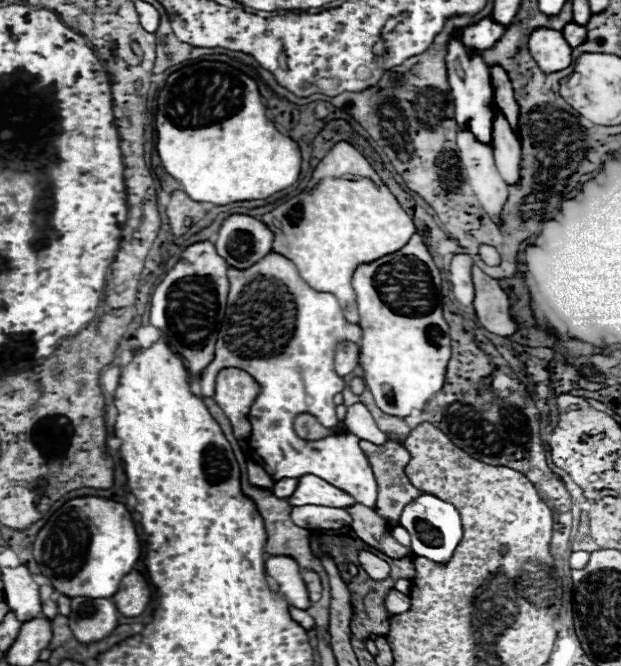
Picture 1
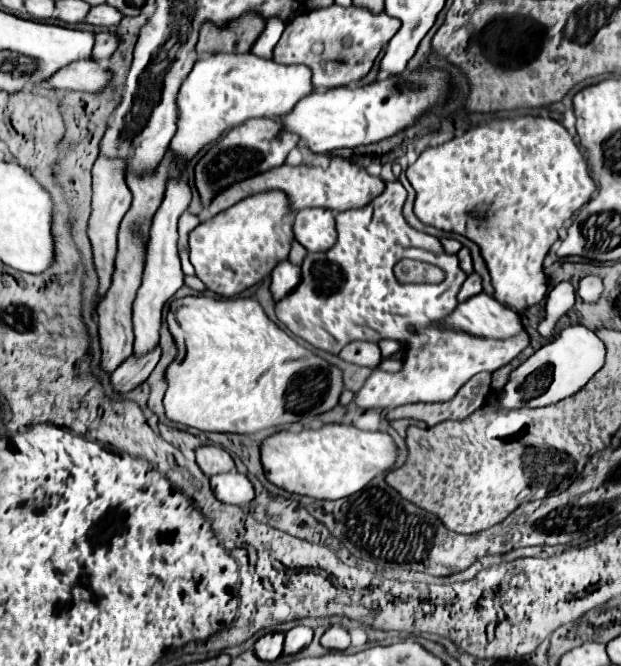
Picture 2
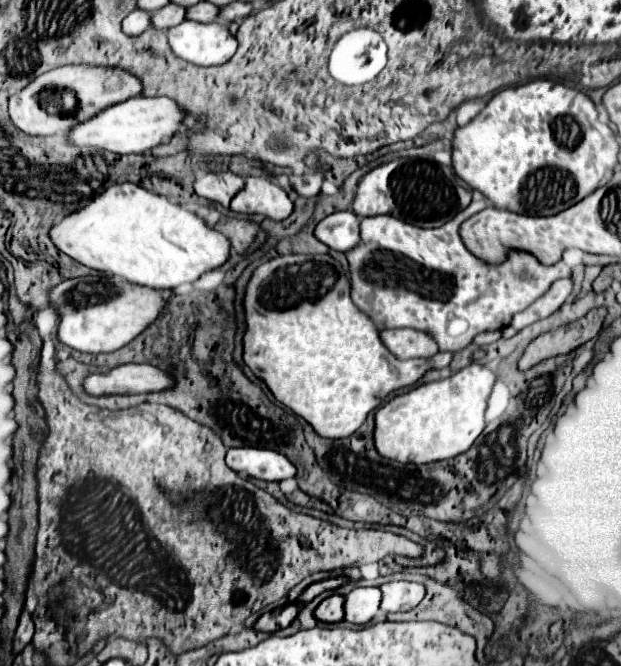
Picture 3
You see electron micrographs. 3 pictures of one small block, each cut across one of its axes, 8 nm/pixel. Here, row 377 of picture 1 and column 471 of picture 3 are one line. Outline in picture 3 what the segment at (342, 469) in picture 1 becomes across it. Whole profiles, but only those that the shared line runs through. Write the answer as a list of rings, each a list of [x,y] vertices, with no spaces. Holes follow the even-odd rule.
[[[476,190],[470,206],[458,212],[450,222],[440,228],[418,228],[406,224],[394,216],[372,216],[360,222],[360,244],[346,252],[350,262],[350,280],[352,280],[352,300],[364,310],[380,330],[384,328],[414,328],[422,330],[436,338],[440,352],[460,352],[472,338],[484,330],[502,330],[510,324],[516,312],[526,310],[534,300],[538,300],[552,282],[560,278],[570,278],[572,268],[562,260],[546,266],[536,256],[524,250],[510,250],[508,258],[500,264],[488,264],[476,258],[460,238],[460,224],[472,214],[484,210],[488,200]]]

